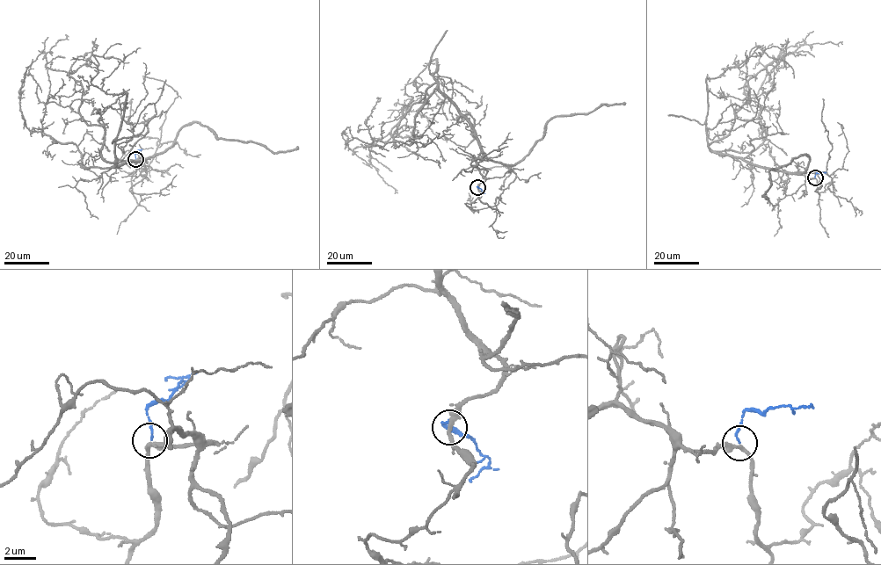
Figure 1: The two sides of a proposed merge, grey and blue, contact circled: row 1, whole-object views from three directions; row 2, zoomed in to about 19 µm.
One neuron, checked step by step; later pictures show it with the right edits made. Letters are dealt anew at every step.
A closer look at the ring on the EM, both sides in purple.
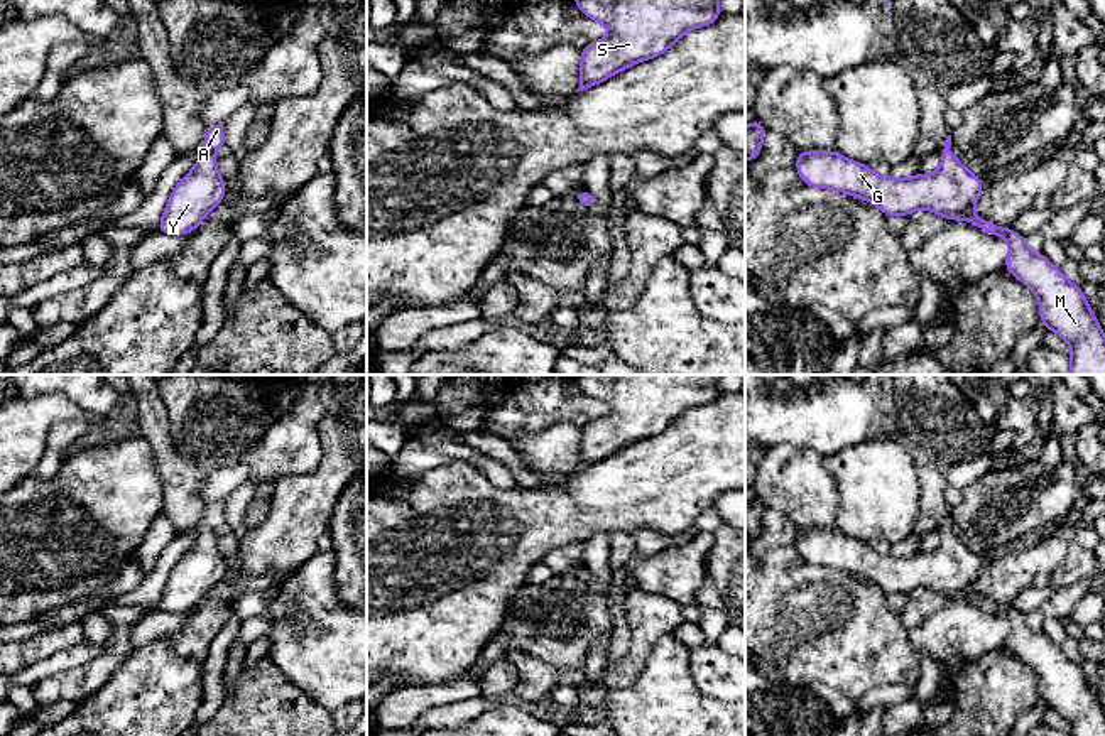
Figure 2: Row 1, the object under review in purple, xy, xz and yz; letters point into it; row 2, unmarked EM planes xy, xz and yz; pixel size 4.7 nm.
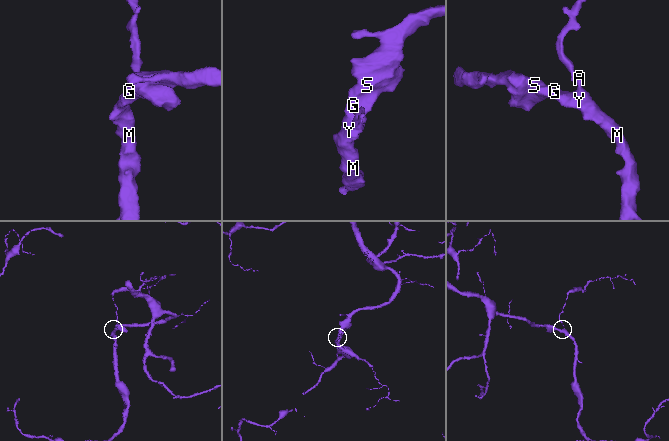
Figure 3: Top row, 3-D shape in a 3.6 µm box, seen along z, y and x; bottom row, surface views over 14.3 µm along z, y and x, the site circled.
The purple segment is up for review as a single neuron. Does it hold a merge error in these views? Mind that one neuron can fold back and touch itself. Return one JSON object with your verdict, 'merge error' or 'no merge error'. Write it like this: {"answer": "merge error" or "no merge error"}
{"answer": "no merge error"}

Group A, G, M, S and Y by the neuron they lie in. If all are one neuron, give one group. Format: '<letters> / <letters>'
A G M S Y

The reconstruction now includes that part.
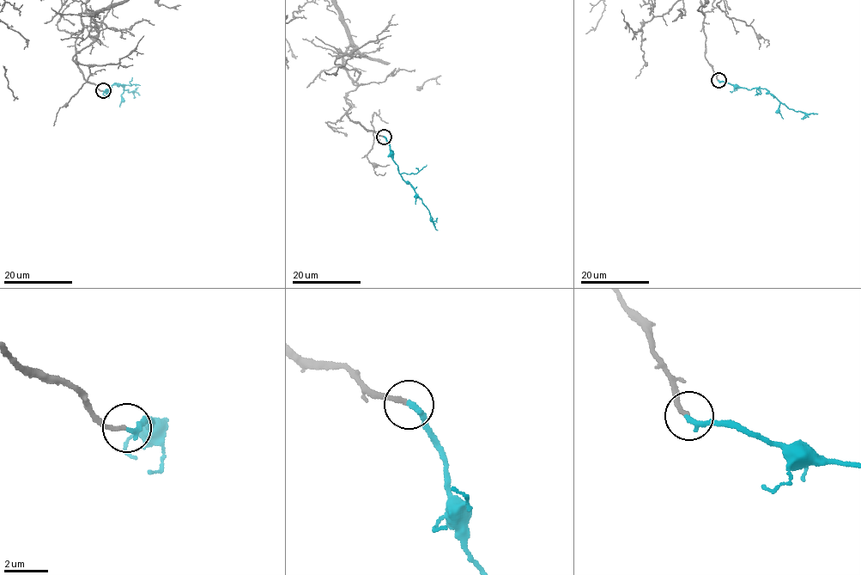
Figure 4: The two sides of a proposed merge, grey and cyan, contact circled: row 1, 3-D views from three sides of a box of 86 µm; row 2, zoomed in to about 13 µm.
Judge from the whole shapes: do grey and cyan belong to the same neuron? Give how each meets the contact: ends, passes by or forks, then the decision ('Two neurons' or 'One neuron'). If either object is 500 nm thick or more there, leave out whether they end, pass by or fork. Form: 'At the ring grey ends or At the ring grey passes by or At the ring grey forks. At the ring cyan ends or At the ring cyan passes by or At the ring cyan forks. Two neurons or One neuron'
At the ring grey ends. At the ring cyan ends. One neuron

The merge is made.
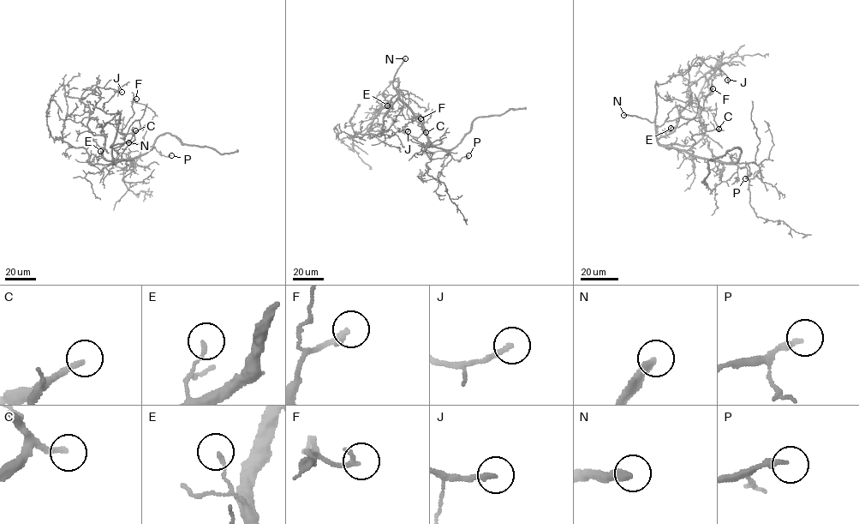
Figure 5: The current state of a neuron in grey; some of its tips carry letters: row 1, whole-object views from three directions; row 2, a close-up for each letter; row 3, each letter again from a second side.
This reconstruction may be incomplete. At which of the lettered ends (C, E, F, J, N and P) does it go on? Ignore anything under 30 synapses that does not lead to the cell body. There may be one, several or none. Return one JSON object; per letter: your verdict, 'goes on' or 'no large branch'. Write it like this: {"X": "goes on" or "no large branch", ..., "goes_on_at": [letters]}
{"C": "goes on", "E": "no large branch", "F": "no large branch", "J": "no large branch", "N": "goes on", "P": "no large branch", "goes_on_at": ["C", "N"]}

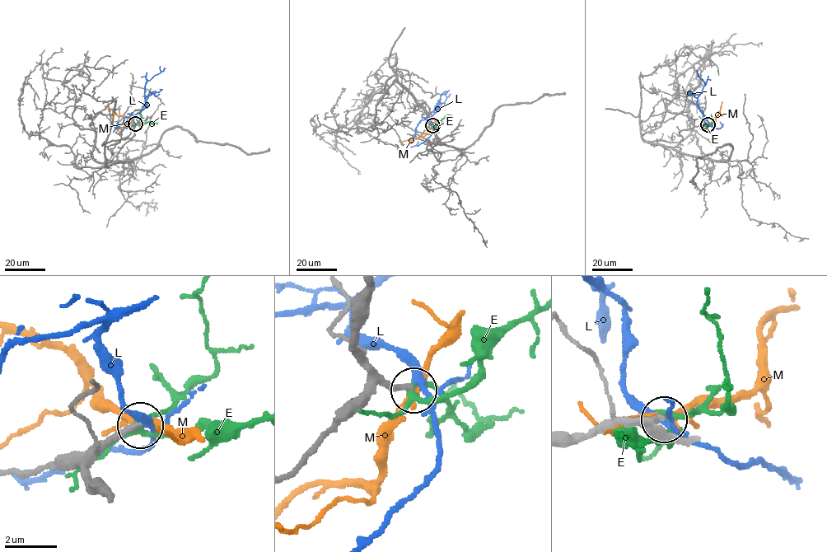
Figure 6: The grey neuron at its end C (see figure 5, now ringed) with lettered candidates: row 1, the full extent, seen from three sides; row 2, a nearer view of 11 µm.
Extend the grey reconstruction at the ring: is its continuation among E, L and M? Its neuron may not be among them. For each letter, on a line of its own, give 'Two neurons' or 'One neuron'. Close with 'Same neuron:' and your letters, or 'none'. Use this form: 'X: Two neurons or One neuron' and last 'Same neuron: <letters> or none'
E: Two neurons
L: Two neurons
M: Two neurons
Same neuron: none

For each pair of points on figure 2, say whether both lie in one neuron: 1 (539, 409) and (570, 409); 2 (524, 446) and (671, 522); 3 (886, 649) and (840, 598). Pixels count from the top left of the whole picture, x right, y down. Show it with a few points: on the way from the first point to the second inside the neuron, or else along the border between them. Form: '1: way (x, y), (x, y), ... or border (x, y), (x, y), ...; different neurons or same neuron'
1: way (546, 409), (563, 409); same neuron
2: border (575, 470), (568, 476); different neurons
3: way (874, 637), (847, 610); same neuron

